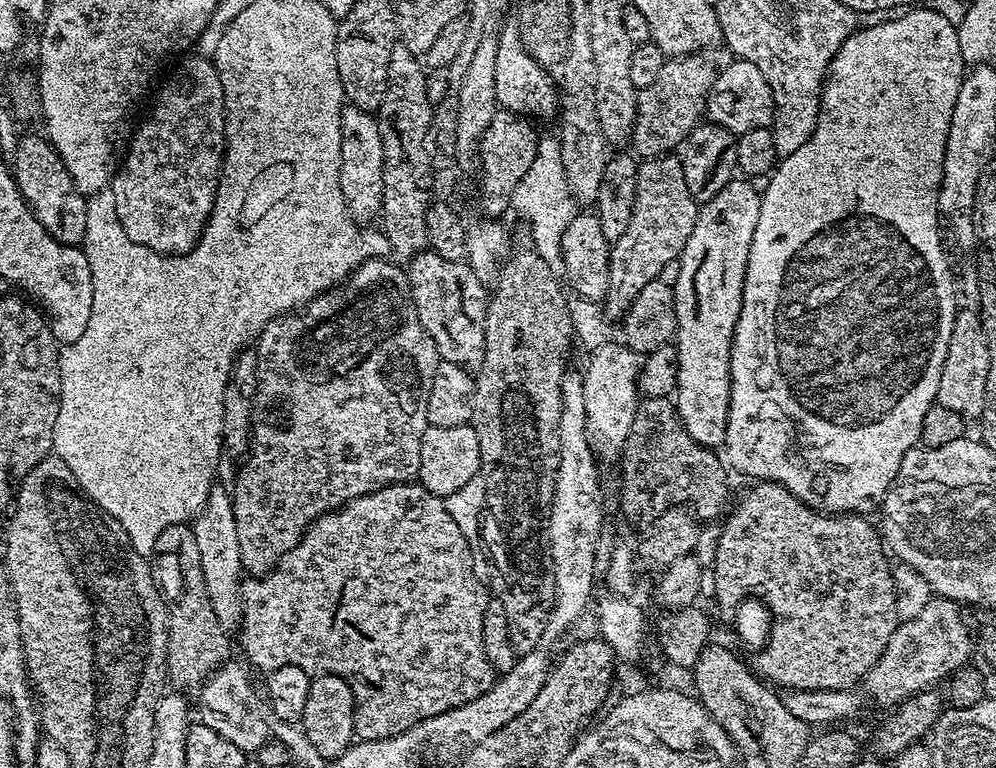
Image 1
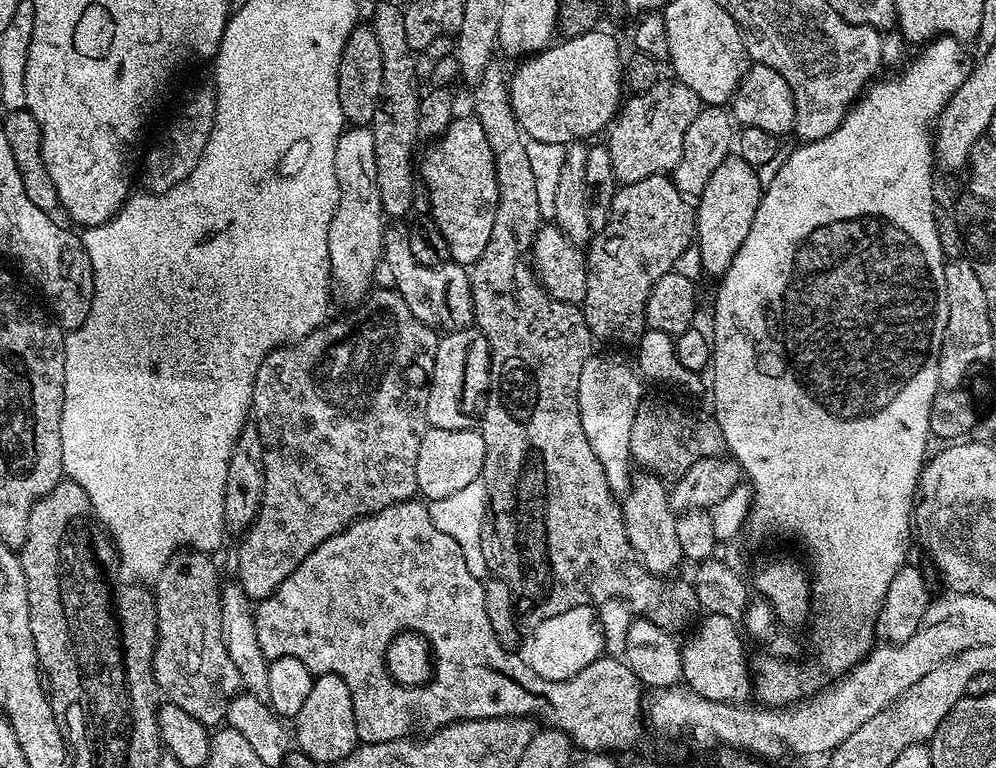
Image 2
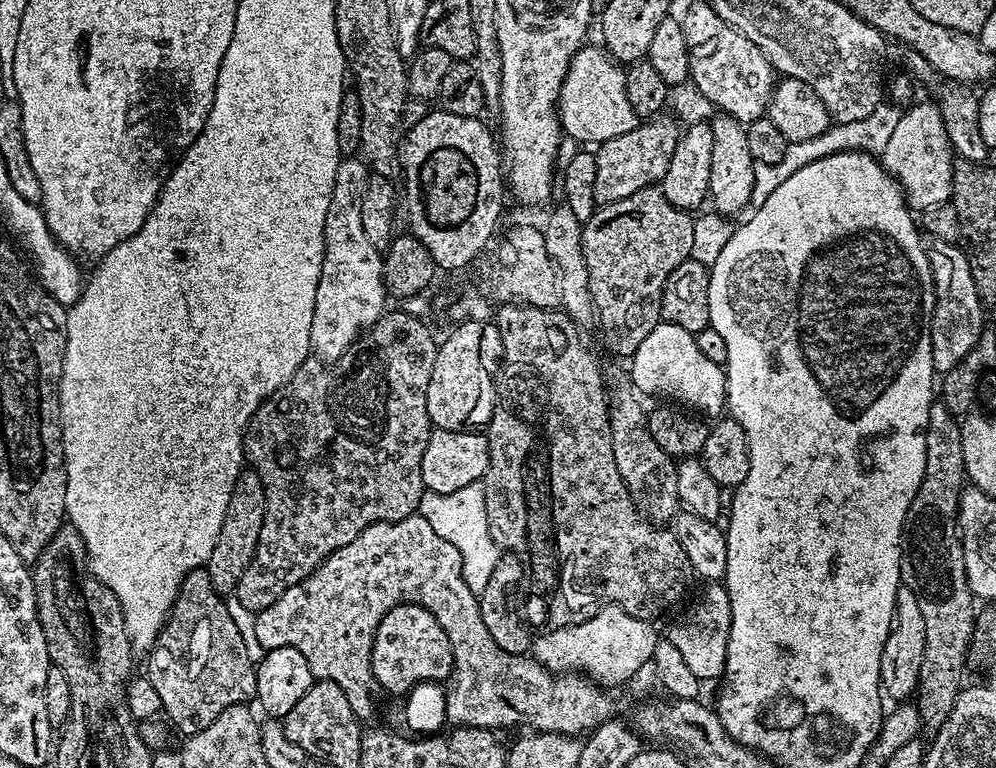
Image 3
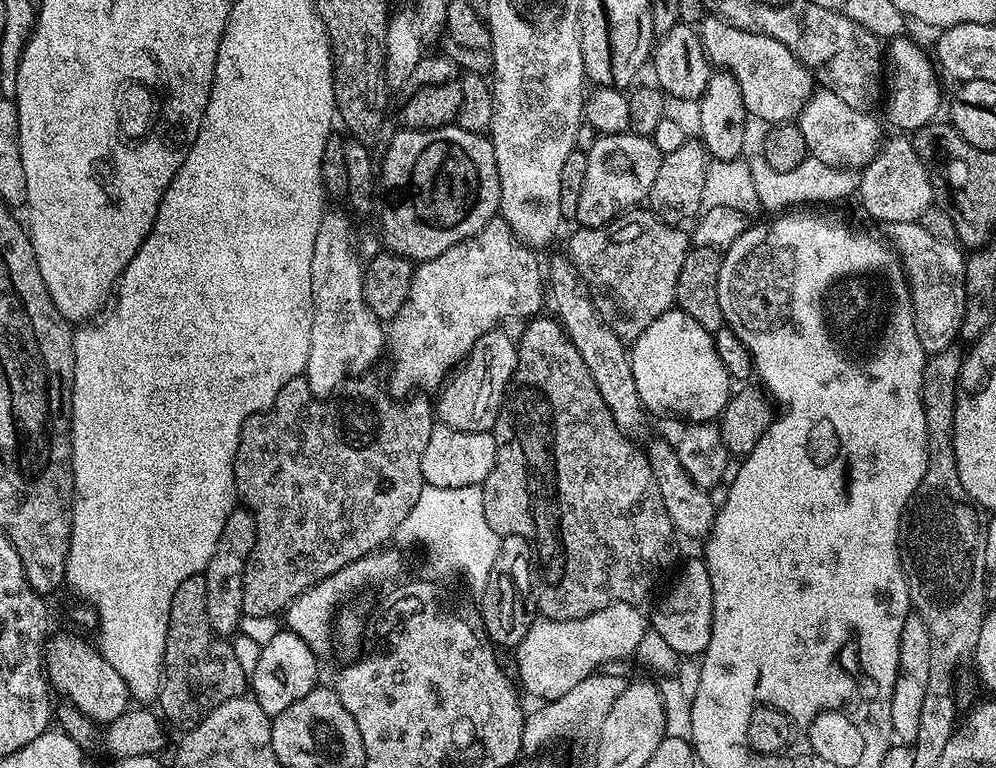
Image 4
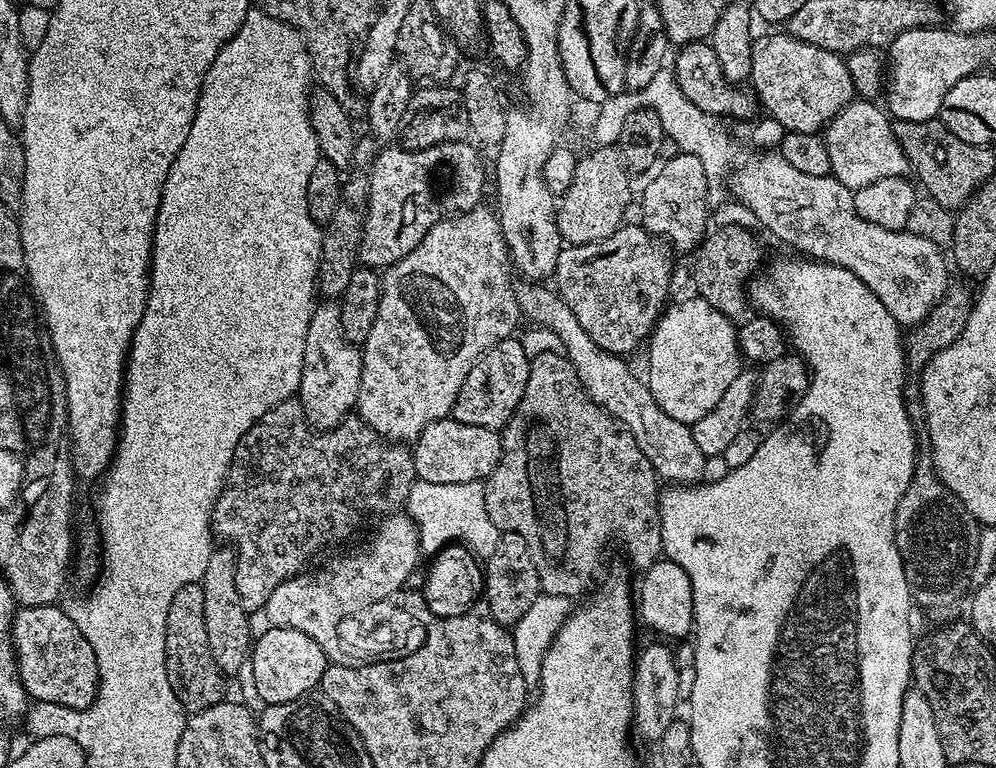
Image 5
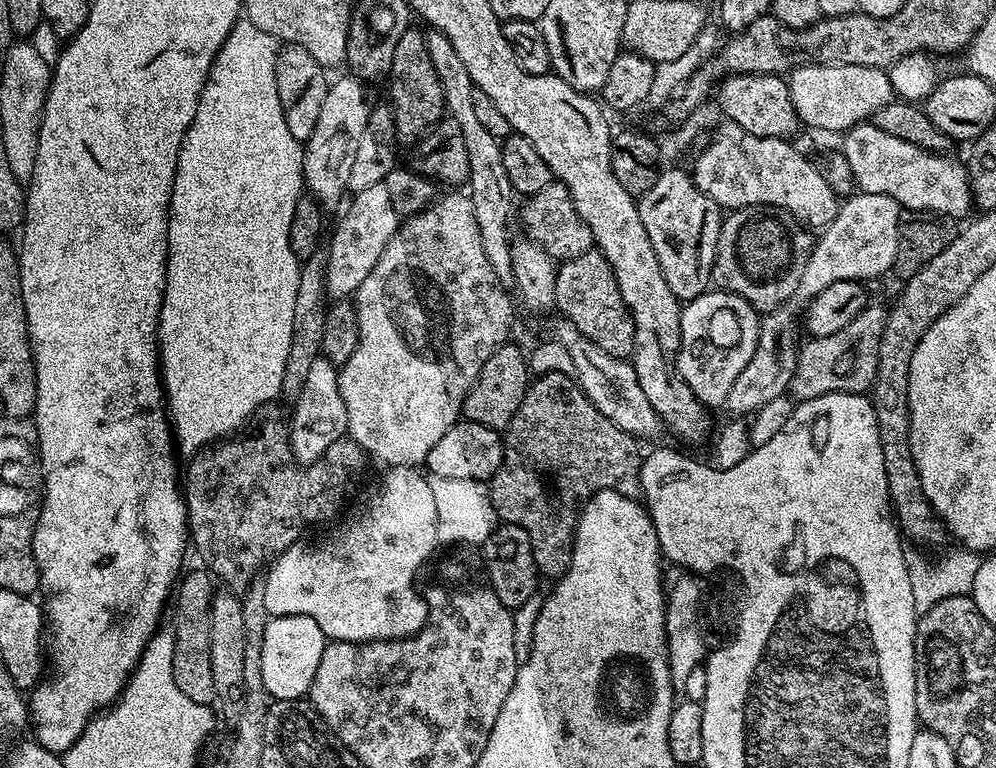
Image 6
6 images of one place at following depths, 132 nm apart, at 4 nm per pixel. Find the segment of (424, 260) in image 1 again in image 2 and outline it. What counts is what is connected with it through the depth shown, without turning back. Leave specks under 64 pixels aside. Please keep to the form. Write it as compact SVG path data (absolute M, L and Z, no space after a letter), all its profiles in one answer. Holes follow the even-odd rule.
M392 222L384 230L383 267L388 267L392 275L391 283L400 297L410 306L410 314L418 318L427 328L434 328L441 333L454 332L467 328L473 323L472 315L472 277L469 269L462 264L439 264L437 268L422 266L414 254L410 254L410 234L408 224Z

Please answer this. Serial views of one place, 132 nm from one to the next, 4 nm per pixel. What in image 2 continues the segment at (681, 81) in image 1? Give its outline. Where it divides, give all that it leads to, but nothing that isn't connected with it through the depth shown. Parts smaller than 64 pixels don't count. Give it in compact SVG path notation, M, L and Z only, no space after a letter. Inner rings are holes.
M661 78L650 90L629 95L616 113L614 123L607 129L606 143L610 150L610 162L614 162L614 174L620 184L642 182L642 178L668 176L682 158L682 142L686 142L686 126L698 118L702 105L698 94L681 80Z

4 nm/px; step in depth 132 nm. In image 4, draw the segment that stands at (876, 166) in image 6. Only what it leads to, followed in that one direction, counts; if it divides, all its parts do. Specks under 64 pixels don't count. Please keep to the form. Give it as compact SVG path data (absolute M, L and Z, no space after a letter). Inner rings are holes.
M829 88L813 91L798 117L809 157L828 163L830 167L862 170L880 153L882 145L880 124L872 115L871 111L863 112L854 110L854 106L846 106L846 102L842 102L842 98Z

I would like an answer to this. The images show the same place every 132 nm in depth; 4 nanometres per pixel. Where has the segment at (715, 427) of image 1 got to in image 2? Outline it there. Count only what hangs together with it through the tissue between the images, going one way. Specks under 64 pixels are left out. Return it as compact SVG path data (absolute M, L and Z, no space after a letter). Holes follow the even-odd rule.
M729 154L714 170L710 182L706 182L706 190L698 198L696 209L696 238L694 244L702 258L702 266L708 276L719 278L730 266L734 254L738 254L738 246L746 242L746 234L750 234L750 226L754 226L754 214L760 205L762 187L759 184L757 169L739 156Z

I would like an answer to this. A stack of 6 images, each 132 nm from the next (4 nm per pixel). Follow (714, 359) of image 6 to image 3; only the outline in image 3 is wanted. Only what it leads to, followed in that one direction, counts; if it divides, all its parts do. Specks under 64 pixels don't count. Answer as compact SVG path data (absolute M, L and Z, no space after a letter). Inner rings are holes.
M661 323L646 336L642 345L630 358L632 372L629 381L632 386L645 397L660 396L670 398L687 409L701 415L719 417L726 408L725 374L718 365L698 349L695 333L683 330L674 323ZM694 408L694 409L692 409ZM700 411L700 412L699 412ZM721 412L721 413L720 413Z

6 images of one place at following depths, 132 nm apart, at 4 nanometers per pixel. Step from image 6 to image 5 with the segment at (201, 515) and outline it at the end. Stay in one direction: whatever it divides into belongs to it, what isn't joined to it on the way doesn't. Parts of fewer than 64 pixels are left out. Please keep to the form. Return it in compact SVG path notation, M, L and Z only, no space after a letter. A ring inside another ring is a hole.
M299 399L283 400L282 402L278 402L278 406L266 410L266 414L262 414L262 418L258 418L258 422L254 422L254 426L250 426L250 430L246 430L242 442L238 442L238 446L234 450L232 465L228 471L228 478L224 482L224 489L220 491L220 497L217 498L216 505L212 511L213 533L219 539L221 536L224 539L221 541L227 542L235 549L237 558L237 586L239 597L242 598L242 605L246 611L250 614L259 613L266 606L270 594L274 594L274 590L278 590L278 586L282 586L282 582L286 582L292 576L301 575L307 569L304 567L311 562L312 555L315 552L320 552L323 548L328 548L331 544L336 544L339 540L344 540L347 536L354 535L356 527L367 516L381 515L380 517L383 517L385 514L395 513L399 509L396 508L399 504L400 507L407 505L408 495L410 494L412 485L416 481L411 447L405 446L400 442L392 443L385 440L359 414L350 414L337 428L314 430L312 425L308 423Z

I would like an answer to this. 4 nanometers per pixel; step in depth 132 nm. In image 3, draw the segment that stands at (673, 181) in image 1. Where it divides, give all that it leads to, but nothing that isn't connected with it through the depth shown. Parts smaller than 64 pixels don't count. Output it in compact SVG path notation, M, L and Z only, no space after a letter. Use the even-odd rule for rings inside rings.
M656 186L638 190L630 194L630 198L597 207L594 215L584 223L582 254L590 274L590 294L596 307L595 323L600 324L600 336L614 355L631 358L646 336L661 323L662 290L666 278L670 278L672 271L690 257L694 224L695 219L685 209L666 202L663 192Z

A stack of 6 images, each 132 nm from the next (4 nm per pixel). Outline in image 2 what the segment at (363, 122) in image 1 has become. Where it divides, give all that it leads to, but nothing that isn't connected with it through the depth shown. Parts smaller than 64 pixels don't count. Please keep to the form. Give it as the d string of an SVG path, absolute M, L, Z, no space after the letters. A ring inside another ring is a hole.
M348 126L338 138L338 146L334 150L334 174L338 178L340 197L334 210L334 218L330 218L328 231L328 261L332 267L332 282L335 295L344 306L355 306L368 295L373 287L372 275L382 264L384 255L384 230L386 217L382 198L378 194L376 179L378 178L378 162L374 162L374 134L368 126Z

